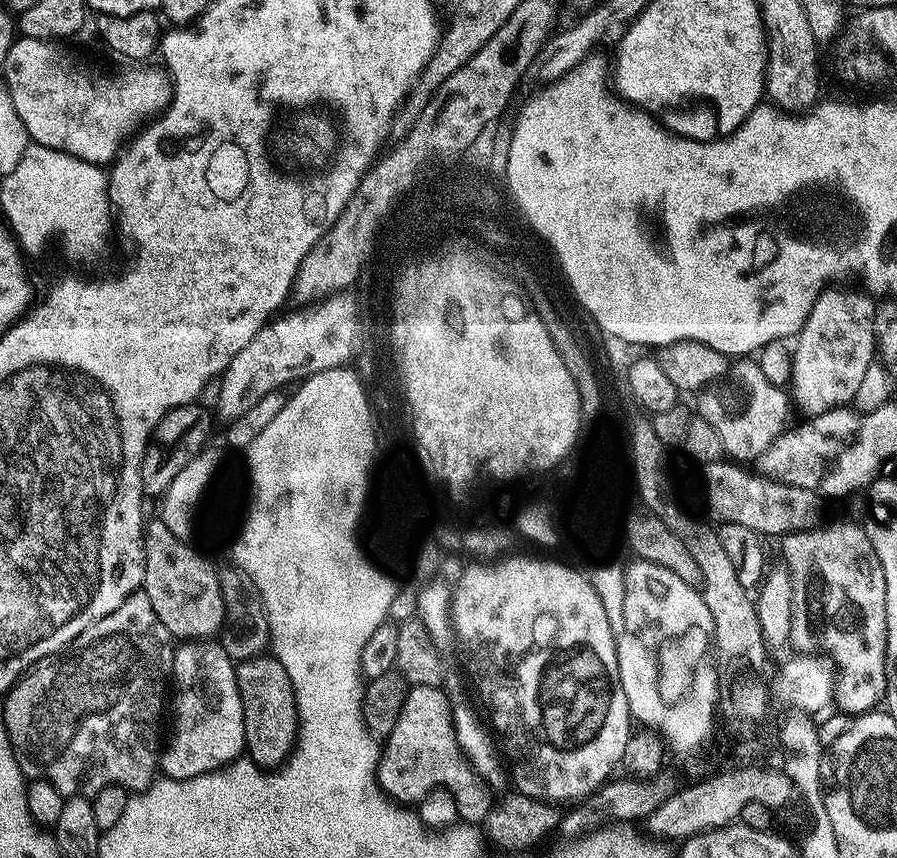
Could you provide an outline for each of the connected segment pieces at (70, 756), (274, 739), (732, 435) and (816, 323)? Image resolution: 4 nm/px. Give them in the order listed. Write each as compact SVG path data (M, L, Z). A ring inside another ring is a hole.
M143 590L133 592L114 610L114 614L106 614L98 622L94 622L78 638L74 638L67 648L59 651L54 656L47 656L38 662L34 662L23 676L8 689L4 700L4 716L2 723L6 726L8 741L12 747L14 758L18 762L20 772L29 781L45 780L58 790L58 794L65 798L83 797L91 798L97 796L99 792L111 784L127 790L132 794L139 794L147 790L152 785L153 780L157 779L160 766L160 754L162 751L162 736L160 740L160 715L166 712L166 700L164 704L164 691L169 691L170 677L172 674L172 654L174 651L174 637L158 622L158 614L154 614L154 606L150 606L150 598L146 598Z
M263 654L236 664L236 681L244 707L244 746L247 759L263 770L275 770L292 754L300 727L294 686L282 662Z
M744 358L733 363L730 372L731 375L727 377L726 382L699 393L698 415L710 422L714 430L718 430L718 438L724 451L733 461L755 461L763 456L765 450L779 438L781 432L785 431L789 393L774 386L774 382L766 382L755 359Z
M828 286L821 292L820 297L814 302L814 306L810 310L810 314L806 318L806 322L800 327L798 335L794 340L794 351L792 354L792 382L791 387L796 388L796 396L802 403L808 406L814 406L818 404L817 411L819 413L830 411L837 405L843 405L845 403L844 392L855 394L858 390L859 384L862 382L862 374L866 370L866 366L870 366L874 363L874 357L878 352L878 324L876 328L876 304L871 295L867 291L856 288L836 288L840 286Z

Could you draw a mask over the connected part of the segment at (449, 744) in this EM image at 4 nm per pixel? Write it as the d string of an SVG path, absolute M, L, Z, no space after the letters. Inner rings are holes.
M411 685L402 702L394 728L383 741L376 780L380 790L401 806L416 806L437 788L444 788L457 804L459 819L465 824L480 826L494 807L493 789L472 769L464 751L456 741L452 726L452 709L443 687Z

